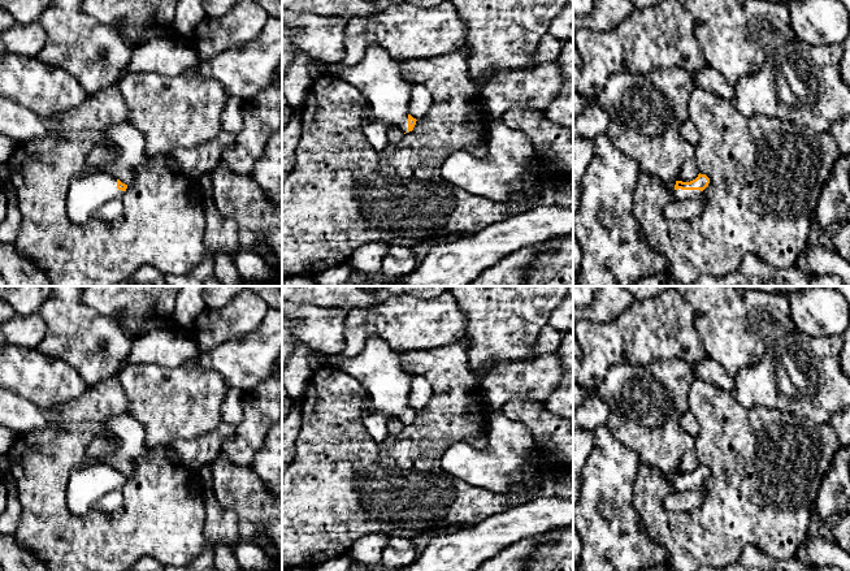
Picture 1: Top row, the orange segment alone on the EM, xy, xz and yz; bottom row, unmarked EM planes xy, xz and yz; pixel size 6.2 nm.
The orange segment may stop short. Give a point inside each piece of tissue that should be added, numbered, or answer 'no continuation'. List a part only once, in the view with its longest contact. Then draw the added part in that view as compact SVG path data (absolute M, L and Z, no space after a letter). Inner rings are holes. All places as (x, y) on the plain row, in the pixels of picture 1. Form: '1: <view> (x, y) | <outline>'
1: yz (679, 485) | M673 481L671 484L672 490L675 492L689 492L689 490L697 490L702 486L701 481Z

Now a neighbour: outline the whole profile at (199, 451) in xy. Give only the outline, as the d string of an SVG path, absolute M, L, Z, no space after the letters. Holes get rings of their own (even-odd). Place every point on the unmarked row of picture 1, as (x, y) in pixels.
M221 423L211 432L192 440L174 441L170 446L185 467L199 471L201 467L213 463L220 455L222 445L234 433L233 425Z

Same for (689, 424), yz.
M688 411L680 420L681 428L690 434L693 438L697 438L699 433L699 424L691 411Z

